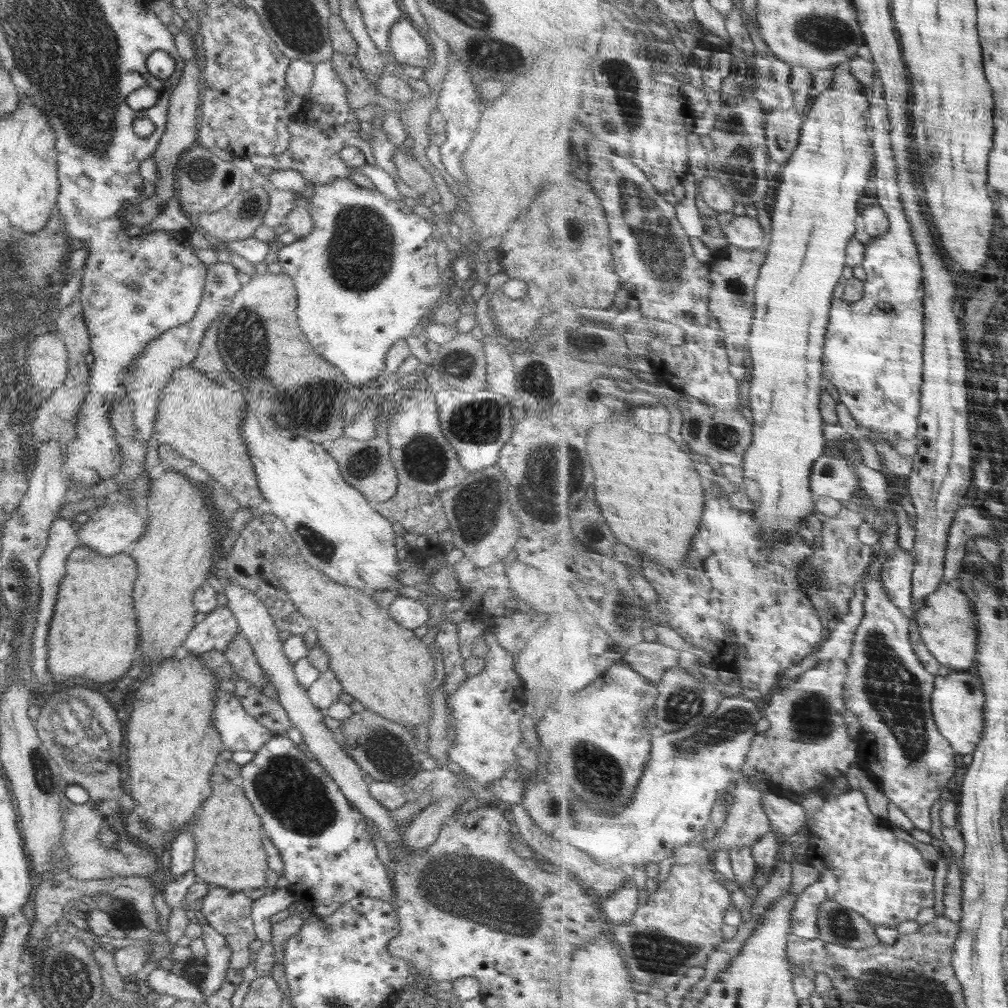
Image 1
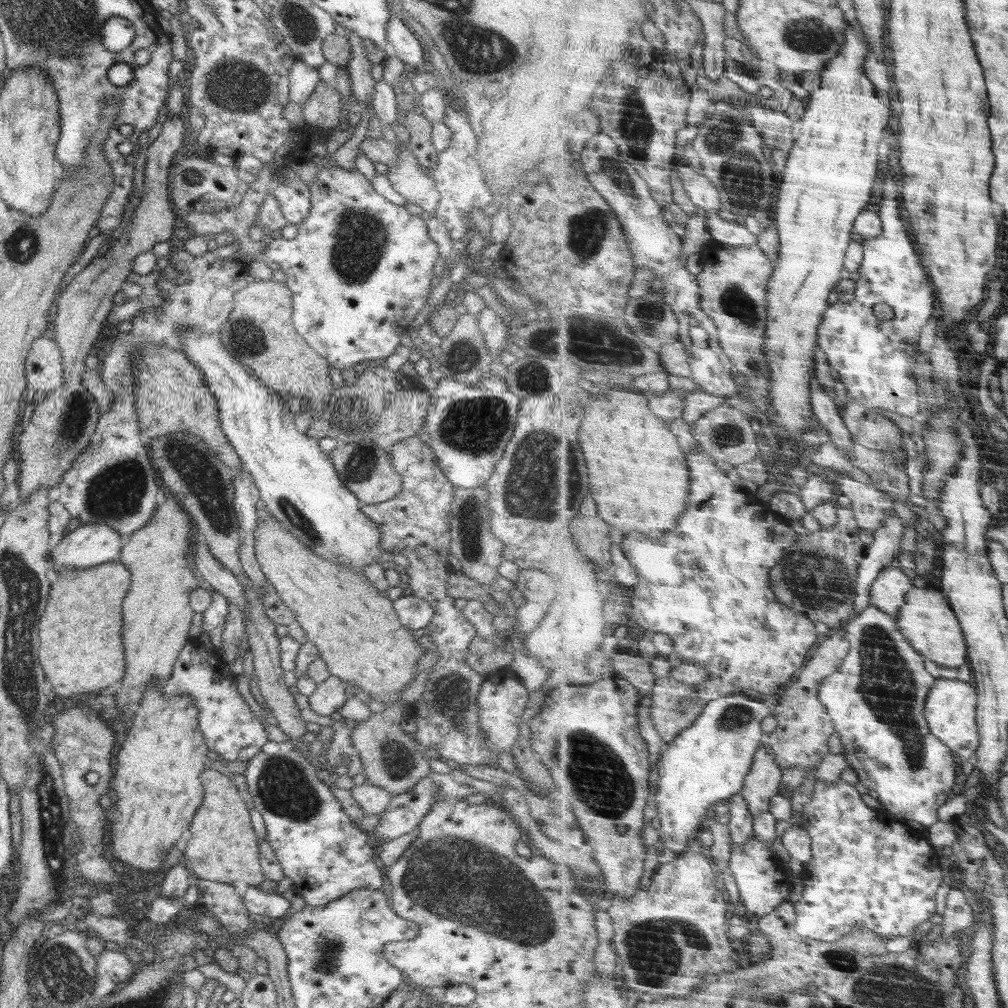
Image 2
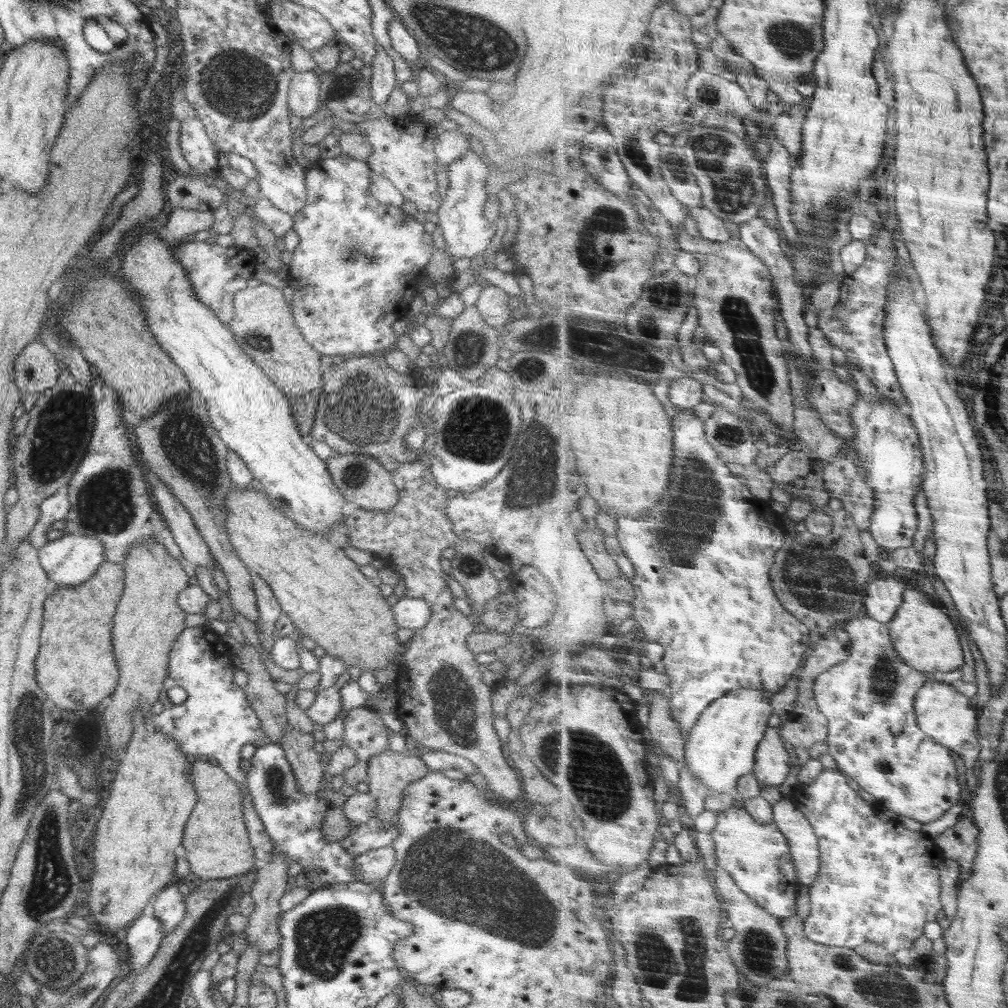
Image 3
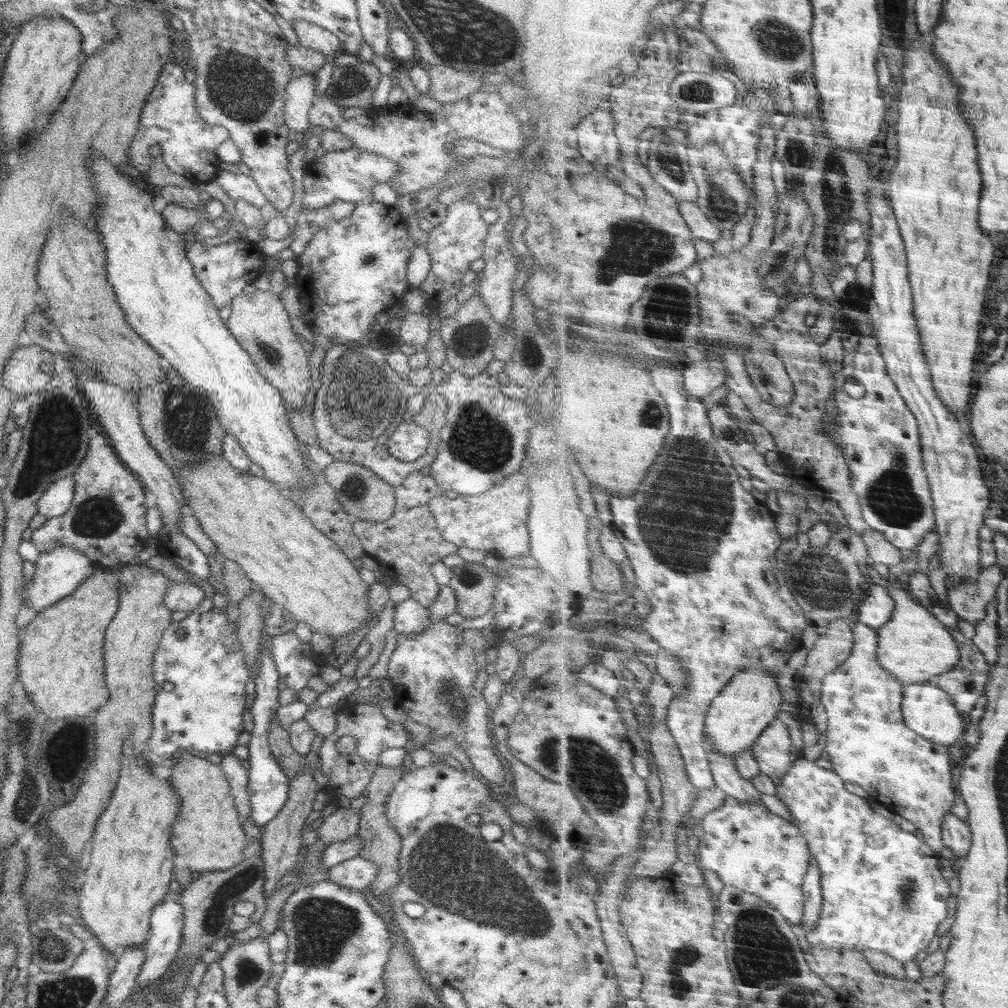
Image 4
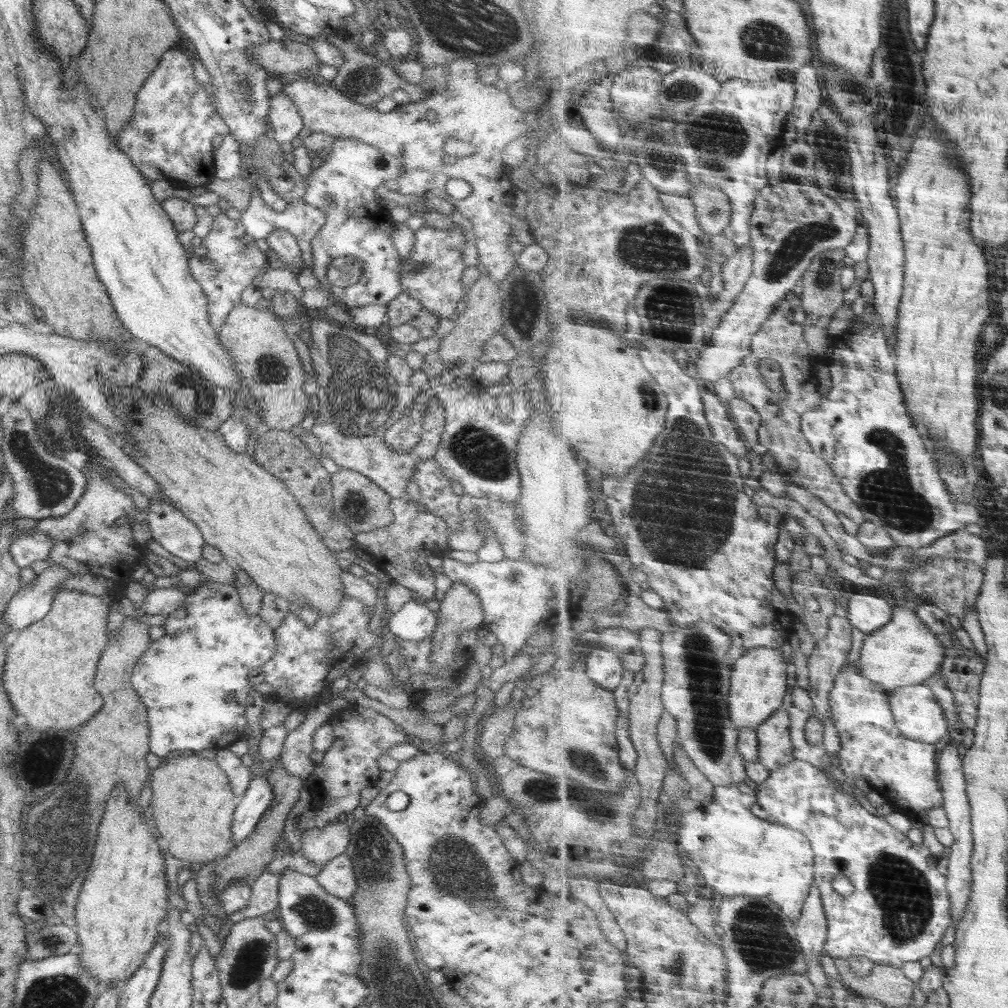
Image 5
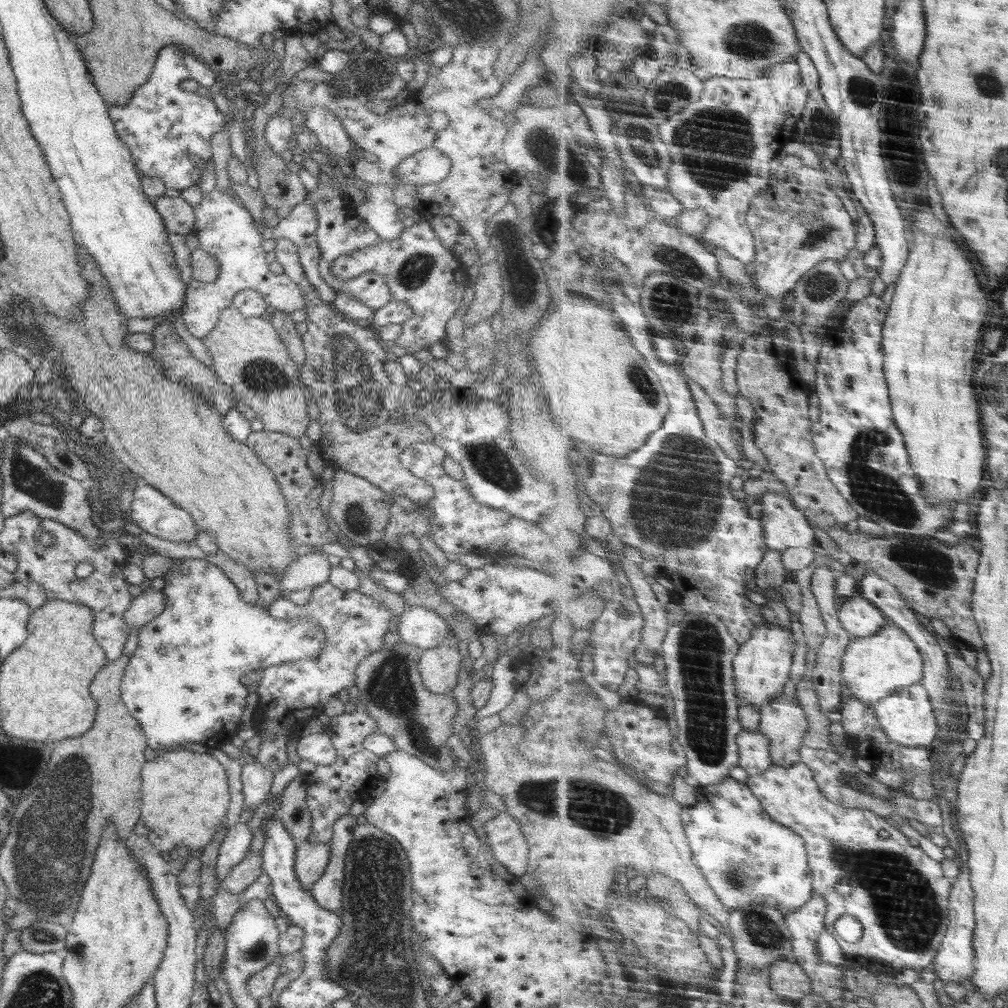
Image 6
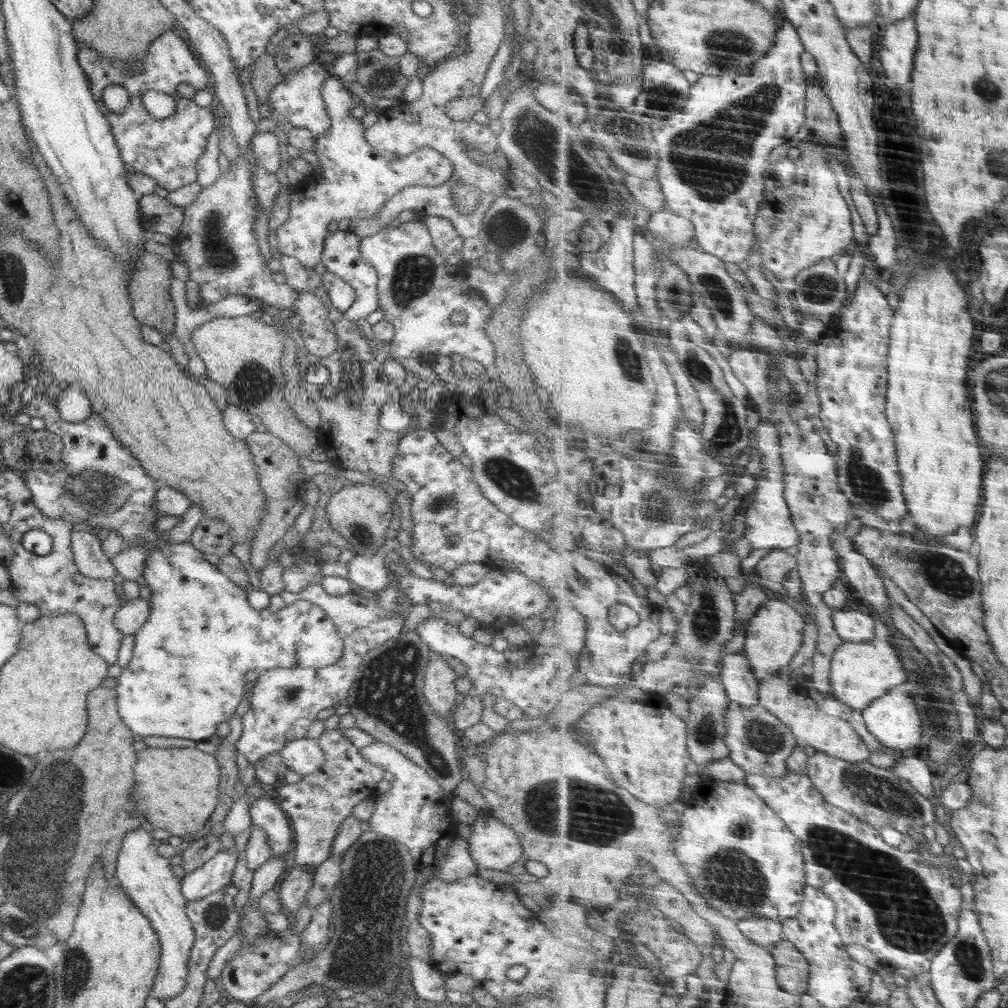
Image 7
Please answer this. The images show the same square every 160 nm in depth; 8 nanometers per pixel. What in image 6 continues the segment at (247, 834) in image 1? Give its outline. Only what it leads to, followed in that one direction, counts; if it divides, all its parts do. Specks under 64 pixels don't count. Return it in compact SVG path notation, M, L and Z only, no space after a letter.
M186 749L164 750L142 767L142 820L162 840L170 840L183 854L187 850L202 850L219 826L225 824L230 806L226 769L210 753Z

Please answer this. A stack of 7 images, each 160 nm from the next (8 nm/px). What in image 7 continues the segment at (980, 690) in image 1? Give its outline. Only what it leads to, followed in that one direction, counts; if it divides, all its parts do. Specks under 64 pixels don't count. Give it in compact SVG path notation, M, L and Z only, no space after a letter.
M896 688L887 696L876 700L871 707L863 711L863 716L869 731L886 747L904 751L923 742L923 716L920 716L912 694L904 688Z

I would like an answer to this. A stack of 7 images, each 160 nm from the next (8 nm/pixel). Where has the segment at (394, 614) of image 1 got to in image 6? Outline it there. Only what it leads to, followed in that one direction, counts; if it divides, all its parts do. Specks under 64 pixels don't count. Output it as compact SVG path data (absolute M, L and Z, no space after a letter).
M412 605L400 616L398 625L400 640L419 651L438 646L448 637L446 621L428 607Z

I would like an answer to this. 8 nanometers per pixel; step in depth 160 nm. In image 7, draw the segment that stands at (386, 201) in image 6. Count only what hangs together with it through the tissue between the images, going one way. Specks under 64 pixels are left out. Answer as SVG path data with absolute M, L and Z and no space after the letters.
M331 74L322 84L320 89L323 102L326 106L326 113L330 117L330 125L326 136L315 138L307 128L292 127L286 134L285 142L298 150L314 152L320 163L320 173L307 175L301 184L292 187L290 193L290 216L278 229L276 247L281 254L296 257L306 268L314 269L316 264L321 261L324 248L324 241L331 222L338 222L342 219L351 220L378 220L378 212L382 206L389 201L400 189L410 185L420 185L421 187L438 187L449 184L453 181L453 164L444 154L436 150L423 147L416 149L410 155L398 160L384 159L370 147L365 139L363 124L350 116L352 107L352 94L347 86Z

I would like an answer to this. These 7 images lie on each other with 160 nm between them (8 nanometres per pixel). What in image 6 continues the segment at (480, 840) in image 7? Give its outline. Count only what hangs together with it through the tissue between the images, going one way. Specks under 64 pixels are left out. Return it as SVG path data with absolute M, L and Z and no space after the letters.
M506 812L488 819L480 830L488 838L494 858L498 859L514 876L526 872L528 844L519 822Z

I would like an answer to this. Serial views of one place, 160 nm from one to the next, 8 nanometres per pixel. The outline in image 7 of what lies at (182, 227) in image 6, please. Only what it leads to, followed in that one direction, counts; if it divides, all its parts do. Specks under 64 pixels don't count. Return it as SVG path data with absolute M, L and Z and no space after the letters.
M154 193L141 195L139 203L145 230L150 233L160 232L170 238L179 233L184 222L184 209L172 204L167 197Z

